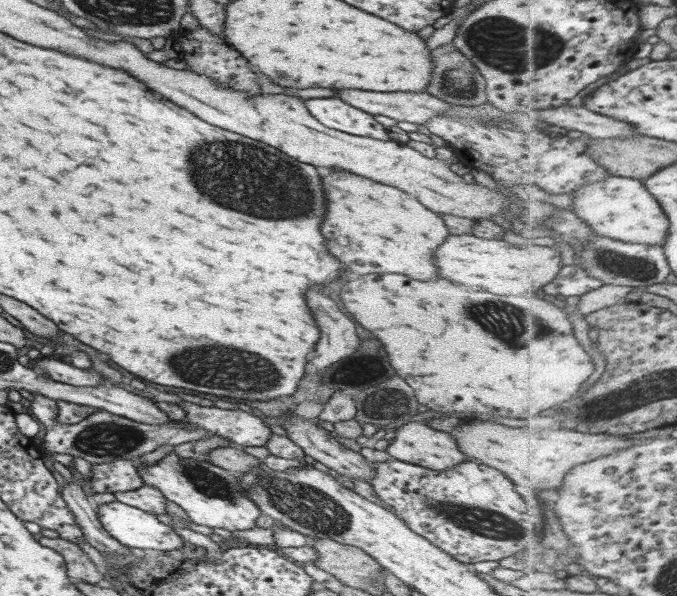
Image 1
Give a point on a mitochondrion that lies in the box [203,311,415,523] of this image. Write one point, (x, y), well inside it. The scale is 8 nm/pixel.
(388, 400)

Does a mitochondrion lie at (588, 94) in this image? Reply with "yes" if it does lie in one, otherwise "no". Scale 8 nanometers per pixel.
no

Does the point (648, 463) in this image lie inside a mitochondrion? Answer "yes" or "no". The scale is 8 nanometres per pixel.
no

